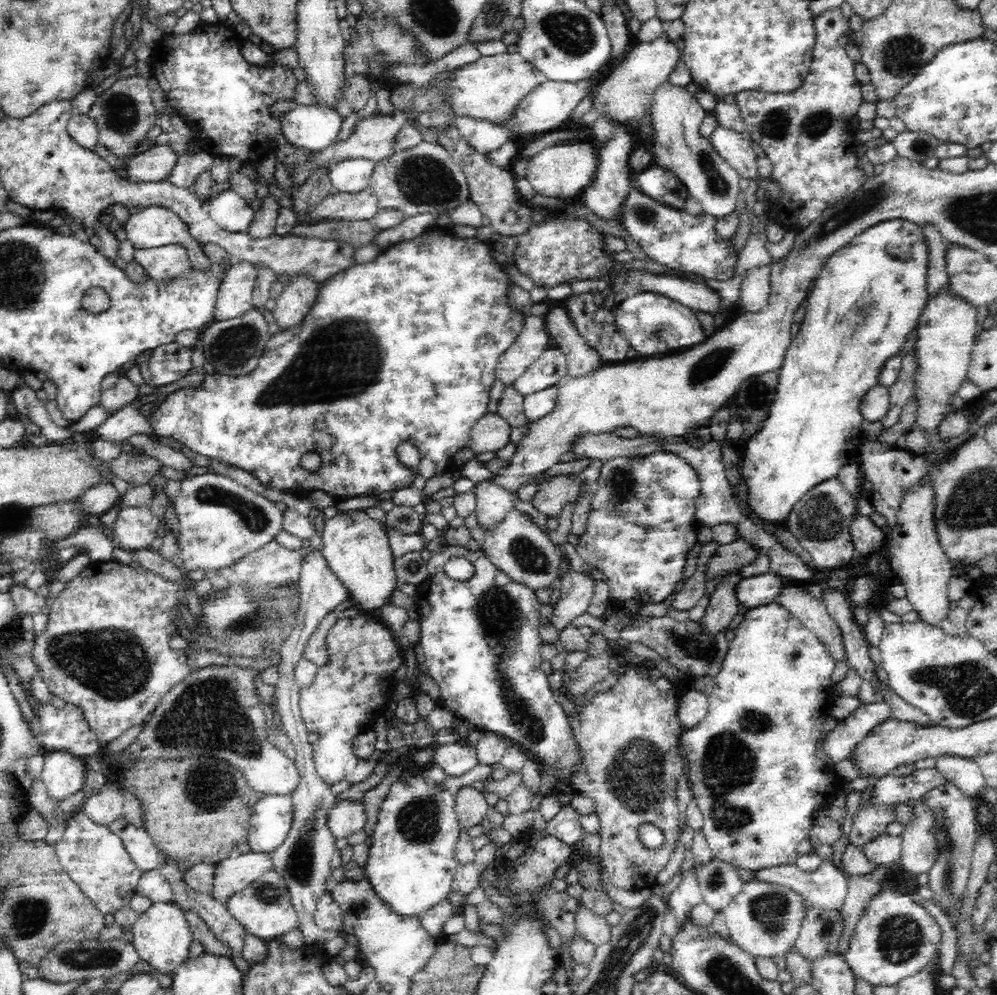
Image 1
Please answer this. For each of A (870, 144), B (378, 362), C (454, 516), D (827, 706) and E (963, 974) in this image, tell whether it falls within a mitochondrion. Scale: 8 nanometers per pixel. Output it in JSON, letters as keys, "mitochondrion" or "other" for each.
{"A":"other","B":"mitochondrion","C":"other","D":"other","E":"other"}

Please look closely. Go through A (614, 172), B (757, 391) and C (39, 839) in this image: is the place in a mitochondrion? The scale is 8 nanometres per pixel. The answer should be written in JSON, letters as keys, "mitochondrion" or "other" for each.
{"A":"other","B":"mitochondrion","C":"other"}

